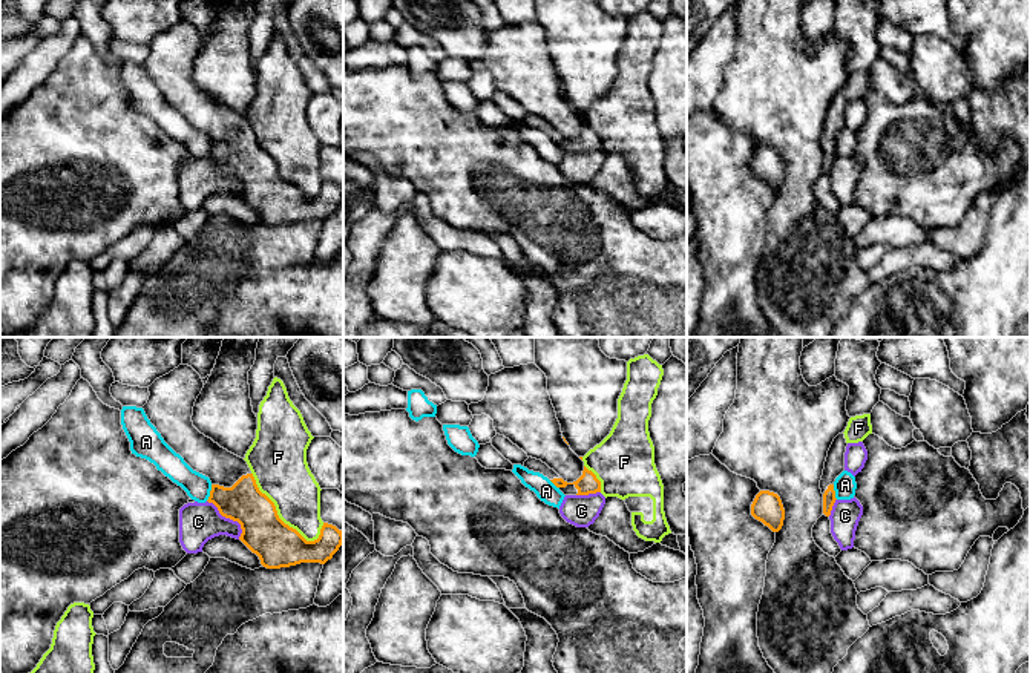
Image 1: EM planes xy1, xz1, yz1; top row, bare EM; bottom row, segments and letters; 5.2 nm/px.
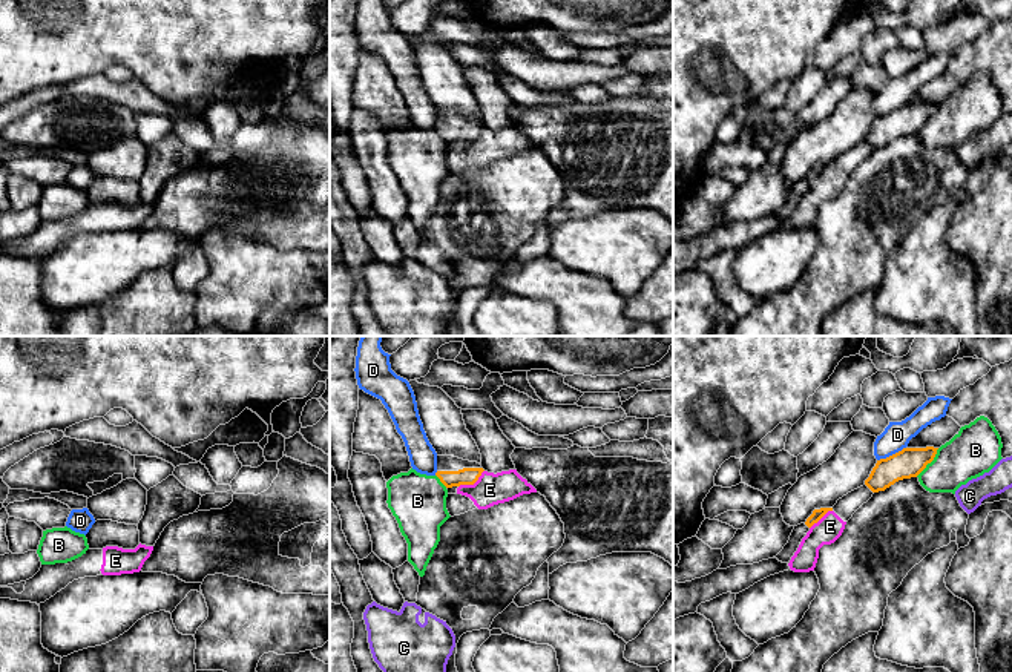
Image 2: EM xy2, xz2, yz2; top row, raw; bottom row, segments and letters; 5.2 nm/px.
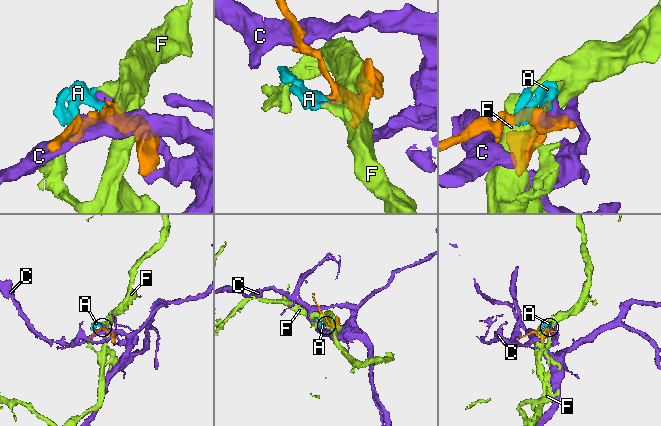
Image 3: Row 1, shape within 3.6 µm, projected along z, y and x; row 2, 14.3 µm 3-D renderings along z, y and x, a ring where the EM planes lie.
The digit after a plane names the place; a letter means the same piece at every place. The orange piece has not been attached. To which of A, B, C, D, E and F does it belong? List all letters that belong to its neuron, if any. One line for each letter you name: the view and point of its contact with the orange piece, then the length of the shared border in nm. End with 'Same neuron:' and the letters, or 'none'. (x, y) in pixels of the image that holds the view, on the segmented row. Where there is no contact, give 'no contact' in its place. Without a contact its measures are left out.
Same neuron: none

